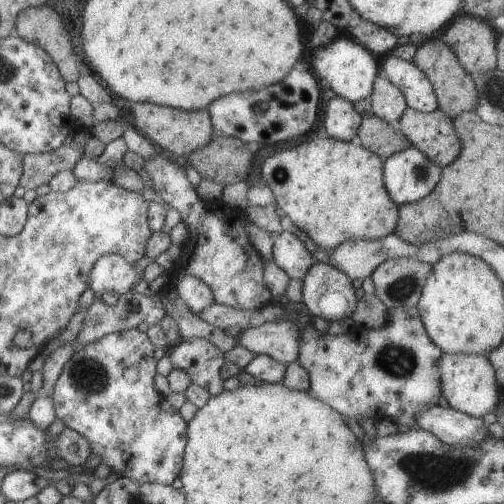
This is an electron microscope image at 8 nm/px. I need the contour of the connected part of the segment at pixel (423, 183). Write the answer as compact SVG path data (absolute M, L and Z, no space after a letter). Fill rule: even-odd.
M406 148L383 161L384 188L398 206L422 200L440 181L441 168L418 148Z

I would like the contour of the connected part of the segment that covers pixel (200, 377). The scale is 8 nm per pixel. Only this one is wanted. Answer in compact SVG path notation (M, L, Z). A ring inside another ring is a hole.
M197 337L181 339L169 345L167 351L172 366L184 370L191 383L202 386L211 396L222 394L225 381L221 369L227 361L218 346Z

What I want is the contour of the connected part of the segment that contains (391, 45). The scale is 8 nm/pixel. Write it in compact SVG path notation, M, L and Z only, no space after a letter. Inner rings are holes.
M366 20L360 22L356 28L352 28L347 35L362 44L376 58L391 55L397 46L398 38L394 34Z

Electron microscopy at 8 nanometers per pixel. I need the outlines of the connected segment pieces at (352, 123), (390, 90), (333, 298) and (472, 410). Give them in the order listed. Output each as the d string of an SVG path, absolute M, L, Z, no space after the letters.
M334 96L322 113L324 128L329 137L342 141L355 141L362 116L356 112L352 103L342 96Z
M382 75L376 78L371 96L374 115L394 126L398 125L404 110L409 108L402 92Z
M316 262L302 284L303 303L314 317L328 323L352 317L358 303L357 283L338 268Z
M443 353L438 370L440 370L442 393L451 408L476 418L496 411L503 387L499 385L494 366L486 355Z

